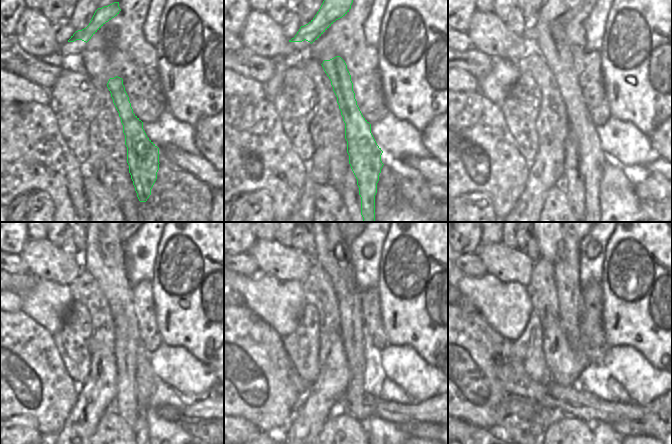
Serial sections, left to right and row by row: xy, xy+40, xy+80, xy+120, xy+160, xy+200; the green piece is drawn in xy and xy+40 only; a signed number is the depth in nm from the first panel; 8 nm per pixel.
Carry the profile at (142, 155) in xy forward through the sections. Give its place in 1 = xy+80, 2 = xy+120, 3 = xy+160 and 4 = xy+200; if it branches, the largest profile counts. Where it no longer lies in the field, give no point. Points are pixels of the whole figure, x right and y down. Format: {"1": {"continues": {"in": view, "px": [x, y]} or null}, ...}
{"1": {"continues": {"in": "xy+80", "px": [547, 30]}}, "2": {"continues": {"in": "xy+120", "px": [103, 258]}}, "3": {"continues": {"in": "xy+160", "px": [331, 253]}}, "4": {"continues": {"in": "xy+200", "px": [551, 244]}}}

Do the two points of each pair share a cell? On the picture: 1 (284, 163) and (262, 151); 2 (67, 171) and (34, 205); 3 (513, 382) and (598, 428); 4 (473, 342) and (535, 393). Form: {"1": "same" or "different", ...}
{"1": "same", "2": "different", "3": "different", "4": "different"}

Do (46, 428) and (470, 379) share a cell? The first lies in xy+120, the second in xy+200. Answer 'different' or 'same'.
same

